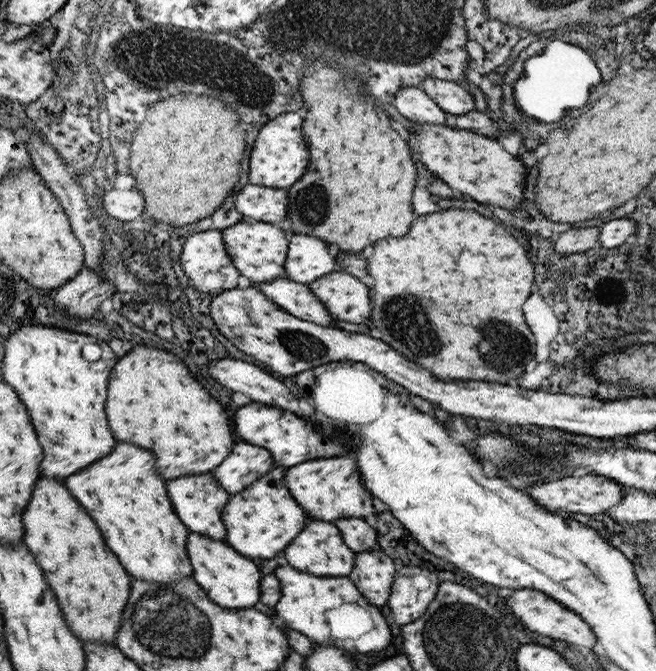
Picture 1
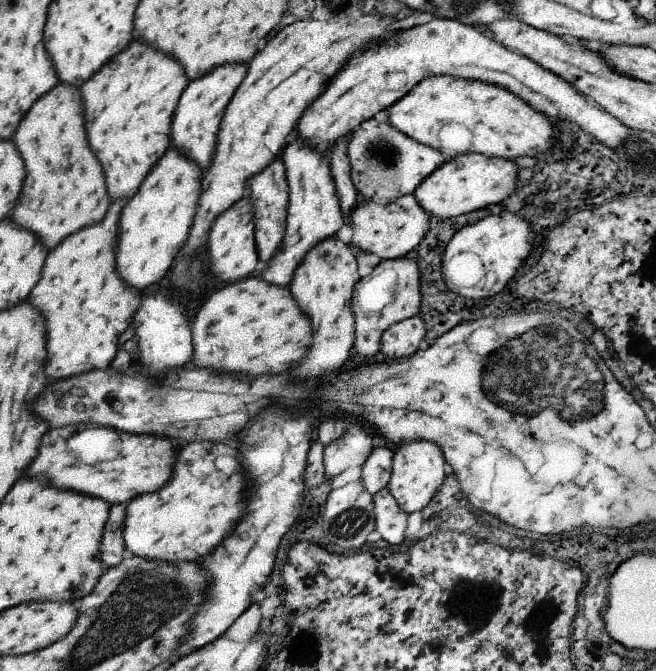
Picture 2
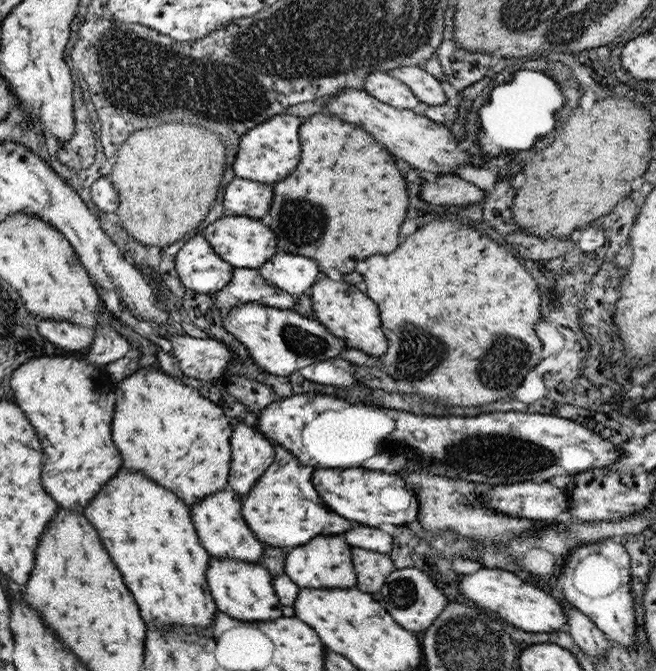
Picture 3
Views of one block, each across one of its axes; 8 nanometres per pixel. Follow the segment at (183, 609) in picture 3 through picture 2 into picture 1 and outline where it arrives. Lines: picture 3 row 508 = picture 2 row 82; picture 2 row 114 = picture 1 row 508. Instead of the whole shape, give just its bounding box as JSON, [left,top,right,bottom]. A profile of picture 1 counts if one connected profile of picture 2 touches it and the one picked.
[65,442,193,586]

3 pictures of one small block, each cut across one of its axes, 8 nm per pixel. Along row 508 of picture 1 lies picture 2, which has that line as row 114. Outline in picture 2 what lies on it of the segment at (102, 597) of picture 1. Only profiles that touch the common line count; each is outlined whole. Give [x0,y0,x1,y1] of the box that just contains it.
[13,84,109,248]

